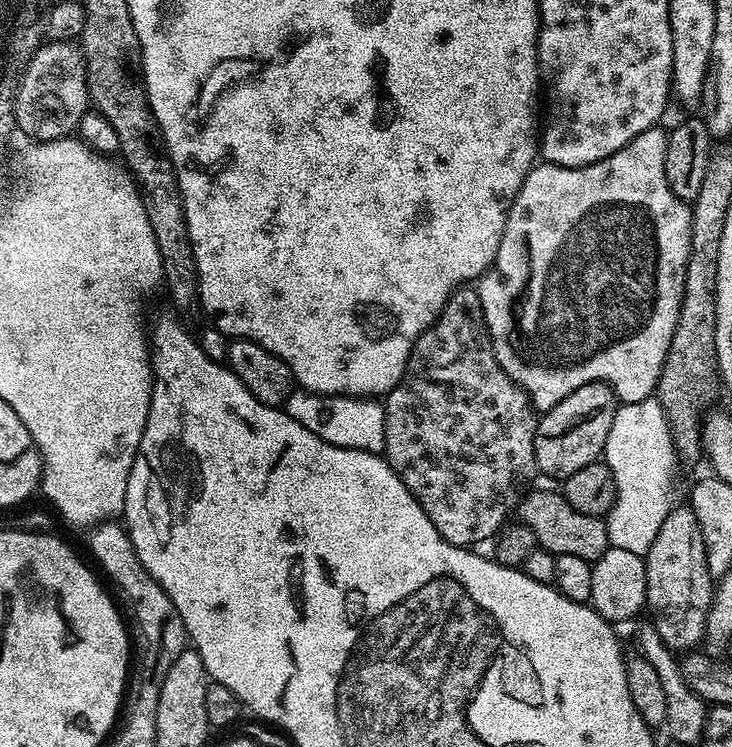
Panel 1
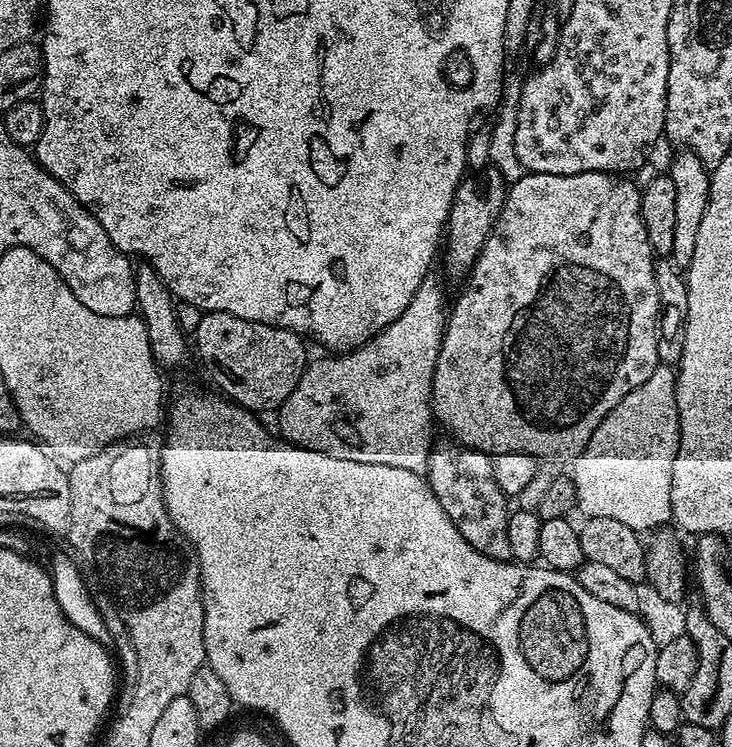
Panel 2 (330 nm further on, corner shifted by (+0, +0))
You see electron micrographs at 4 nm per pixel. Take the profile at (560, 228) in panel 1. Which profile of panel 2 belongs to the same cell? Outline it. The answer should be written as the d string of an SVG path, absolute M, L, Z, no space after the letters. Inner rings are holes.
M529 172L520 179L511 181L492 236L484 243L476 265L466 277L464 293L447 313L444 340L436 359L436 372L432 375L432 410L435 423L452 432L451 439L455 443L487 452L493 457L517 452L537 458L557 456L560 460L568 460L567 462L575 461L586 450L602 418L606 418L610 410L614 410L614 406L618 406L618 402L622 402L622 398L630 394L630 390L642 386L642 382L646 382L646 378L650 378L650 374L654 374L656 367L662 363L656 337L660 326L656 260L650 238L646 234L646 226L642 222L641 189L635 188L628 180L631 179L610 172L583 172L573 176Z

